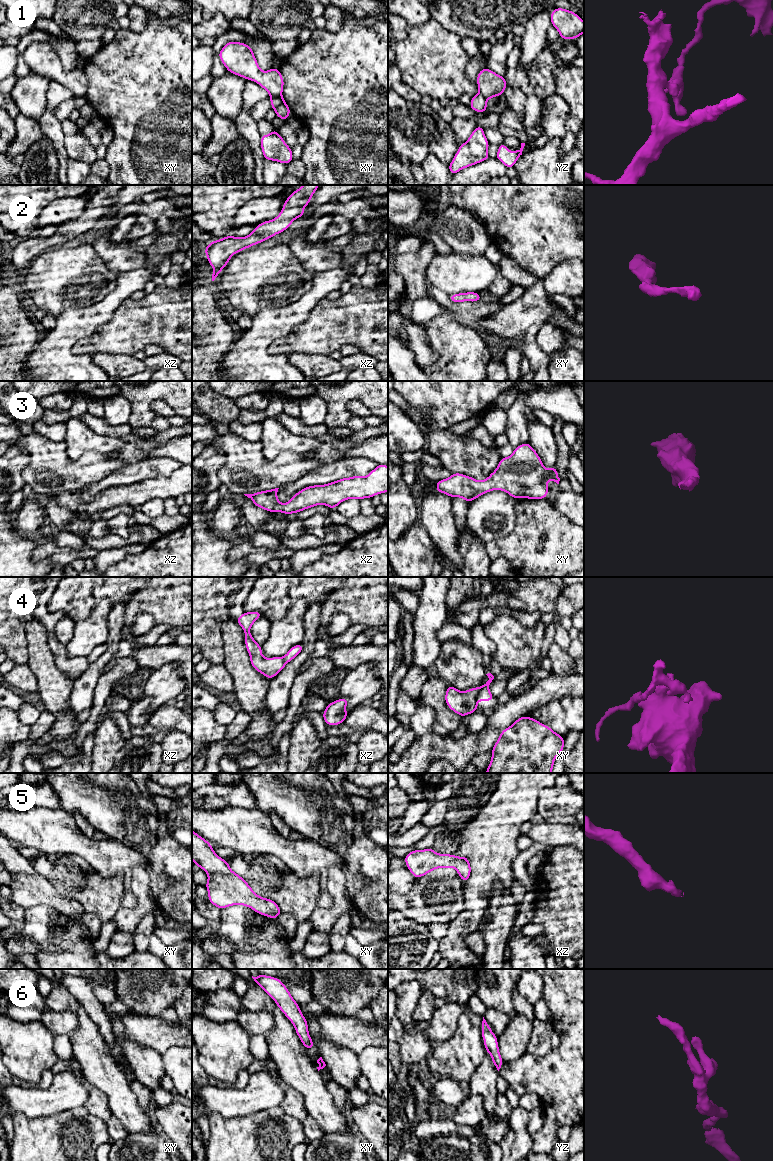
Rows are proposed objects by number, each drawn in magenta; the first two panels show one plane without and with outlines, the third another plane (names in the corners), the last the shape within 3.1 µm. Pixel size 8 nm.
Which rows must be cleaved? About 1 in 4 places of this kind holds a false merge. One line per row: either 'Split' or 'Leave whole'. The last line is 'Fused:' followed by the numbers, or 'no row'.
1: Split
2: Leave whole
3: Leave whole
4: Split
5: Leave whole
6: Leave whole
Fused: 1, 4

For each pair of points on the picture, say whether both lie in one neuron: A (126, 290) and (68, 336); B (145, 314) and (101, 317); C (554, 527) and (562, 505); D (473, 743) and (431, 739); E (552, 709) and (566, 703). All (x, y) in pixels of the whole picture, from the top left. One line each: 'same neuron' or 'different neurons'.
A: same neuron
B: different neurons
C: different neurons
D: same neuron
E: different neurons

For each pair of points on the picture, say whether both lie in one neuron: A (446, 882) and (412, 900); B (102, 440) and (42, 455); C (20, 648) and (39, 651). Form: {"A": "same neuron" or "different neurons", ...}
{"A": "same neuron", "B": "different neurons", "C": "different neurons"}

